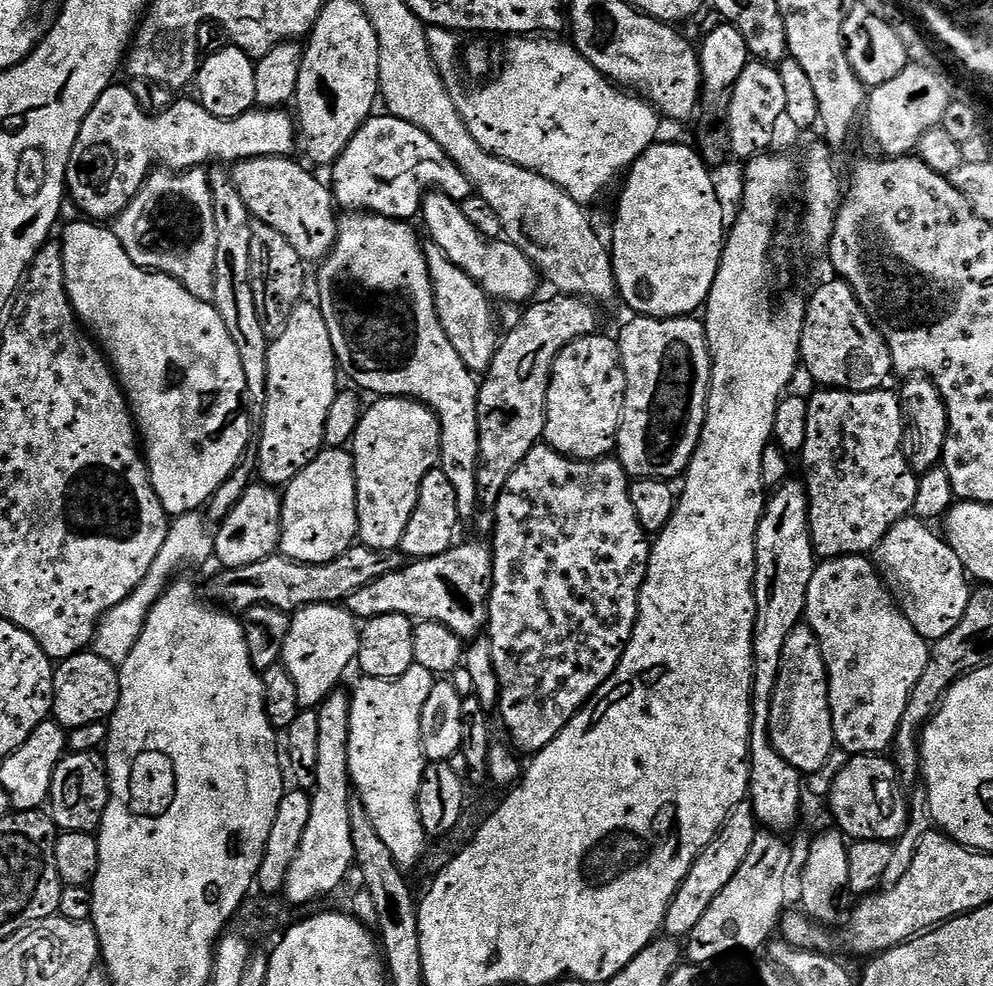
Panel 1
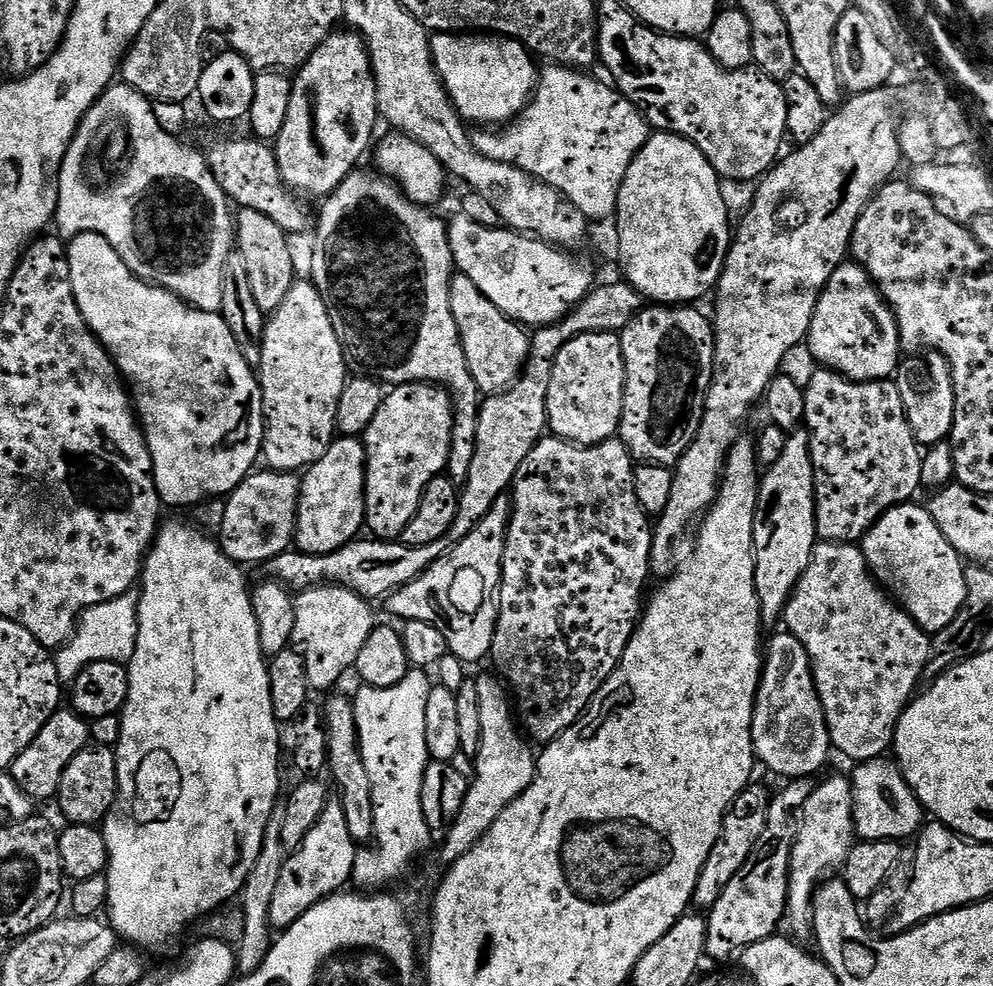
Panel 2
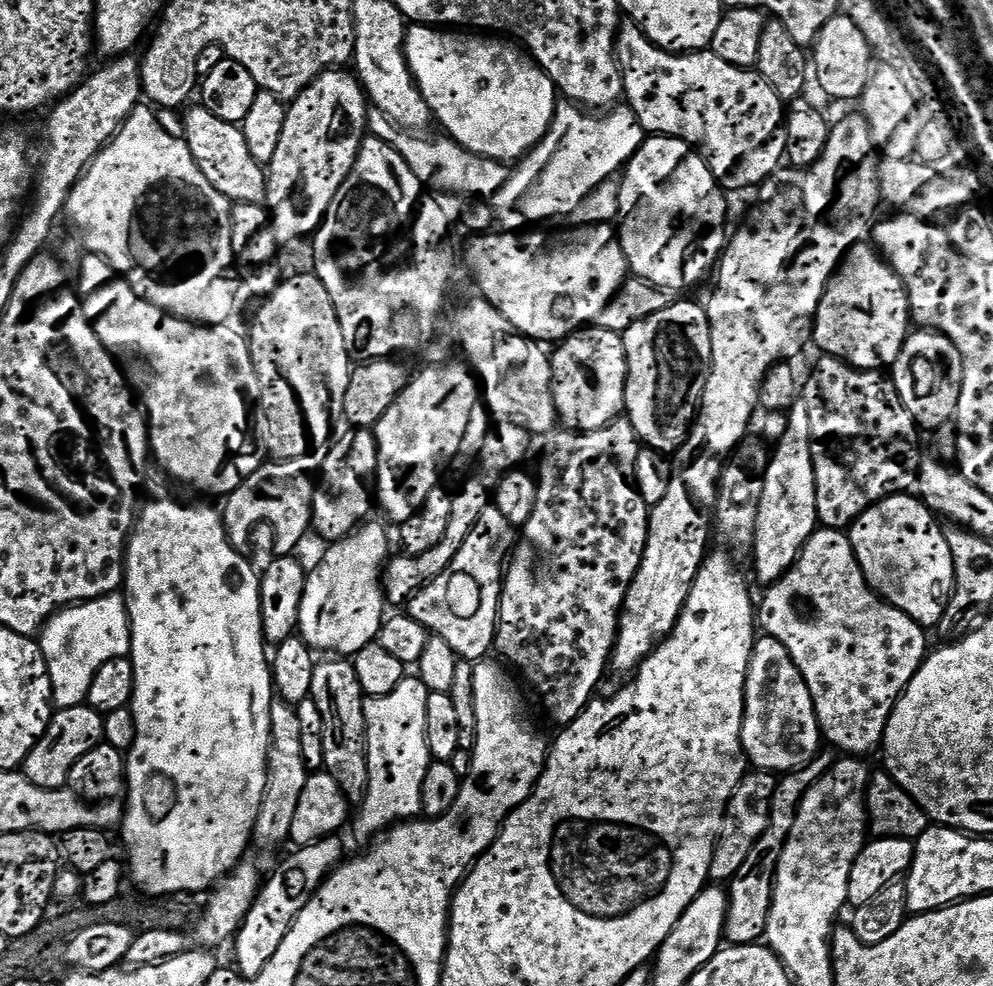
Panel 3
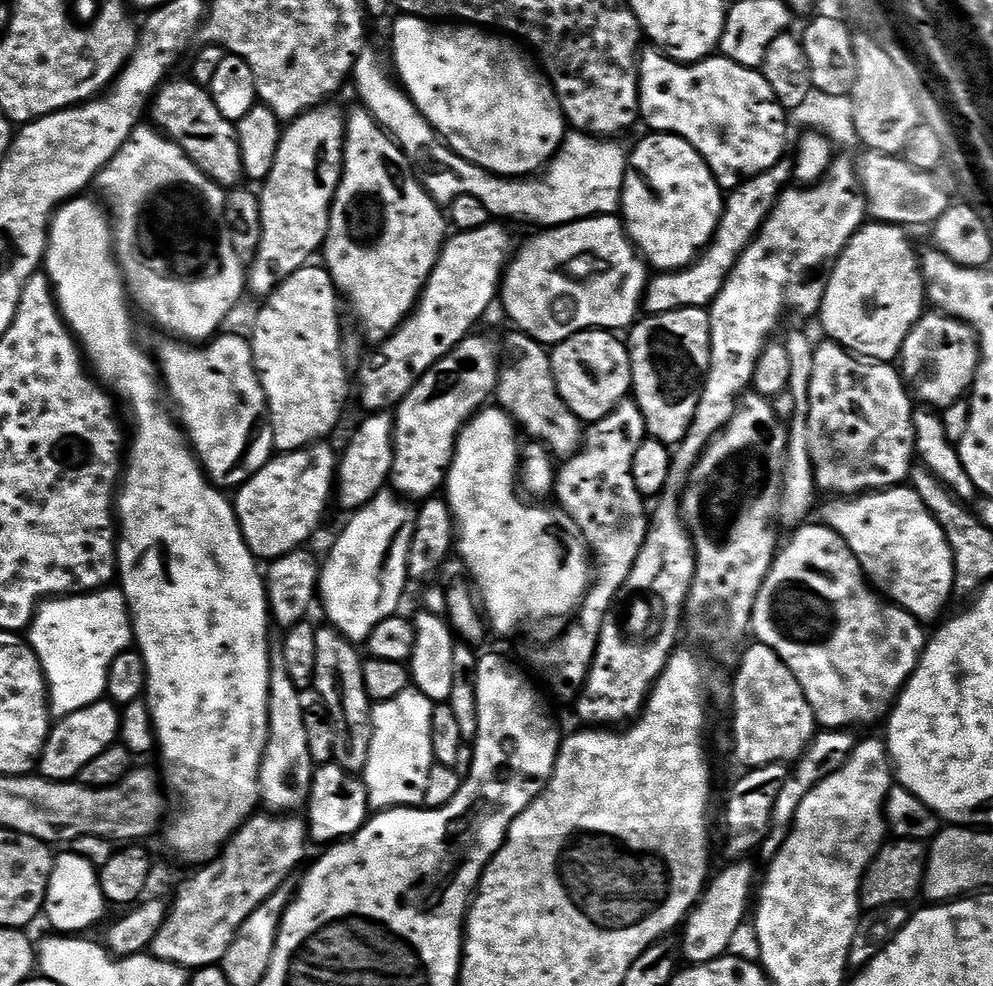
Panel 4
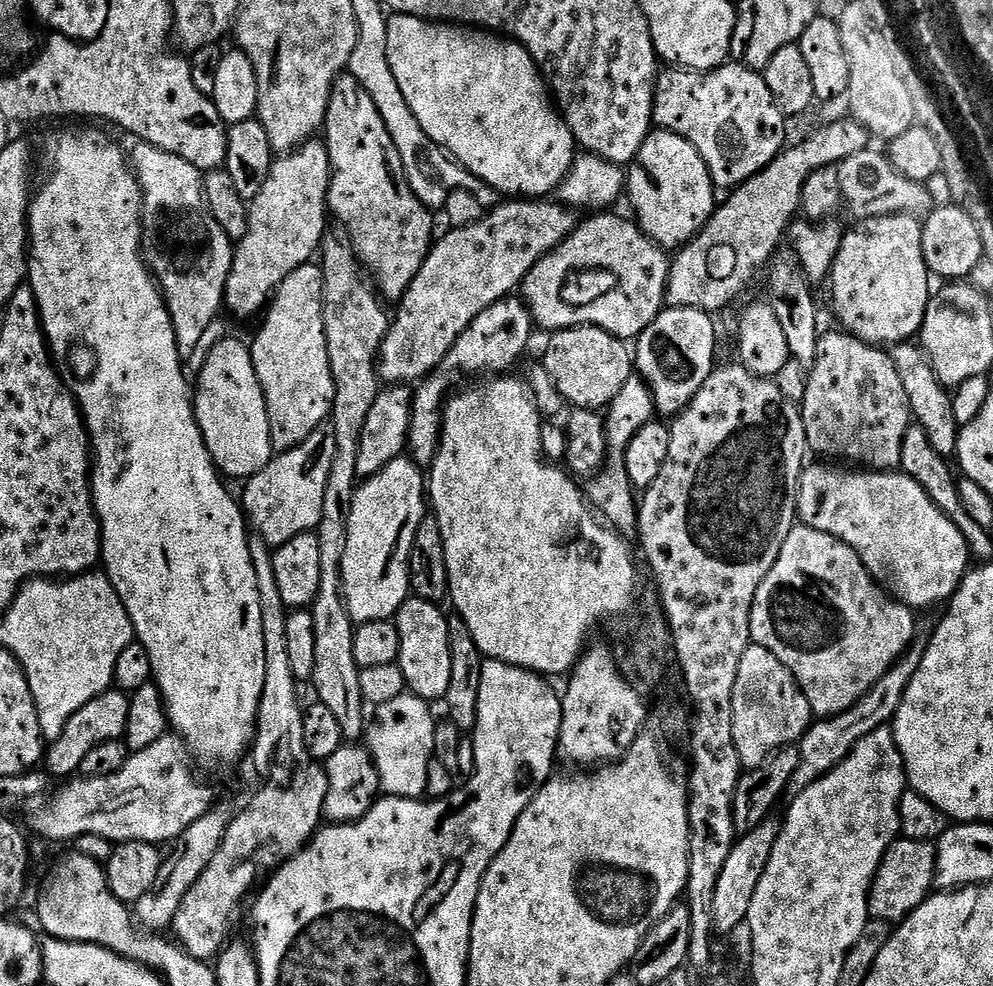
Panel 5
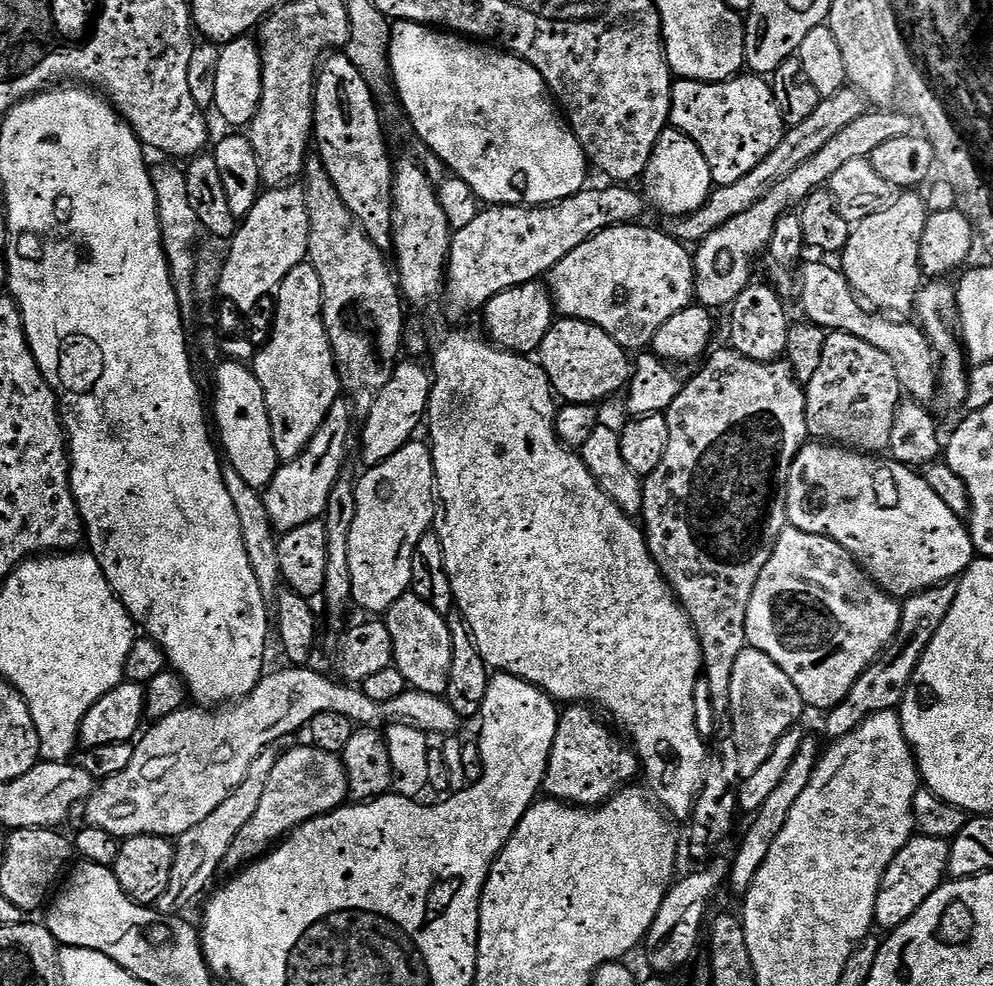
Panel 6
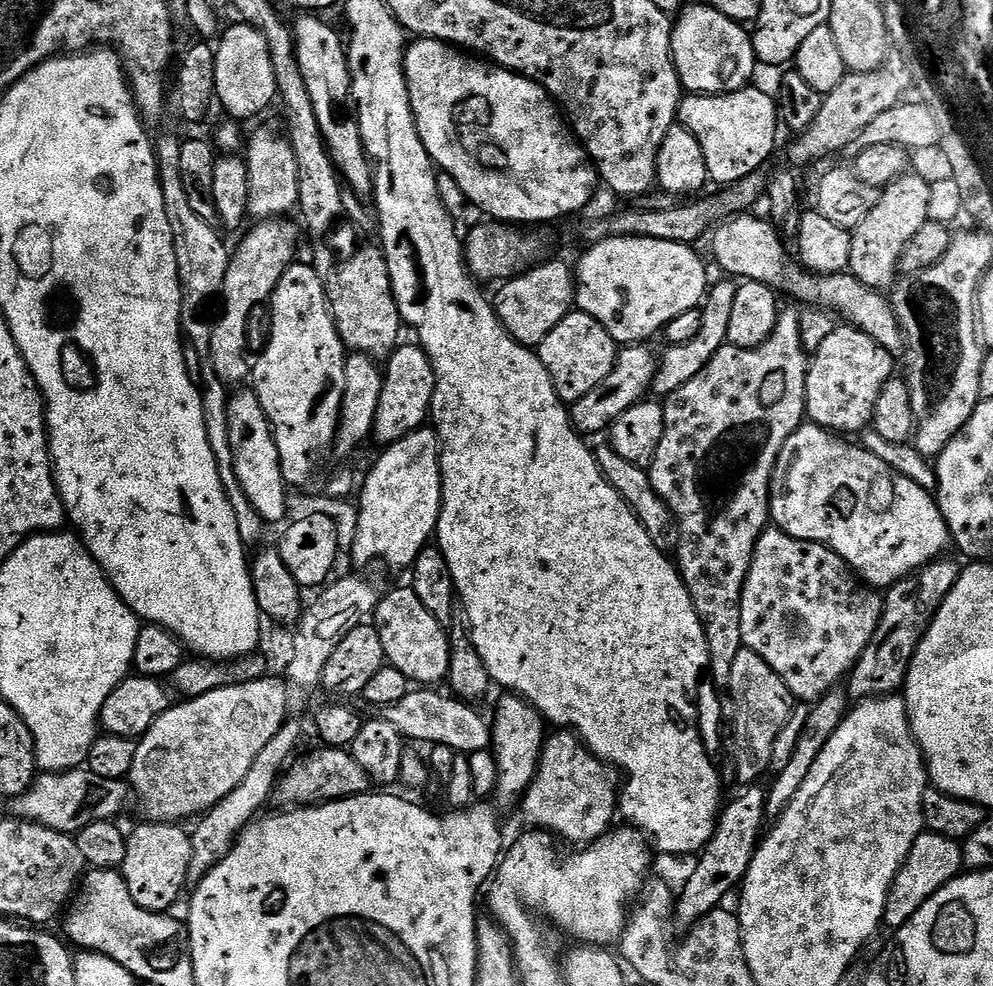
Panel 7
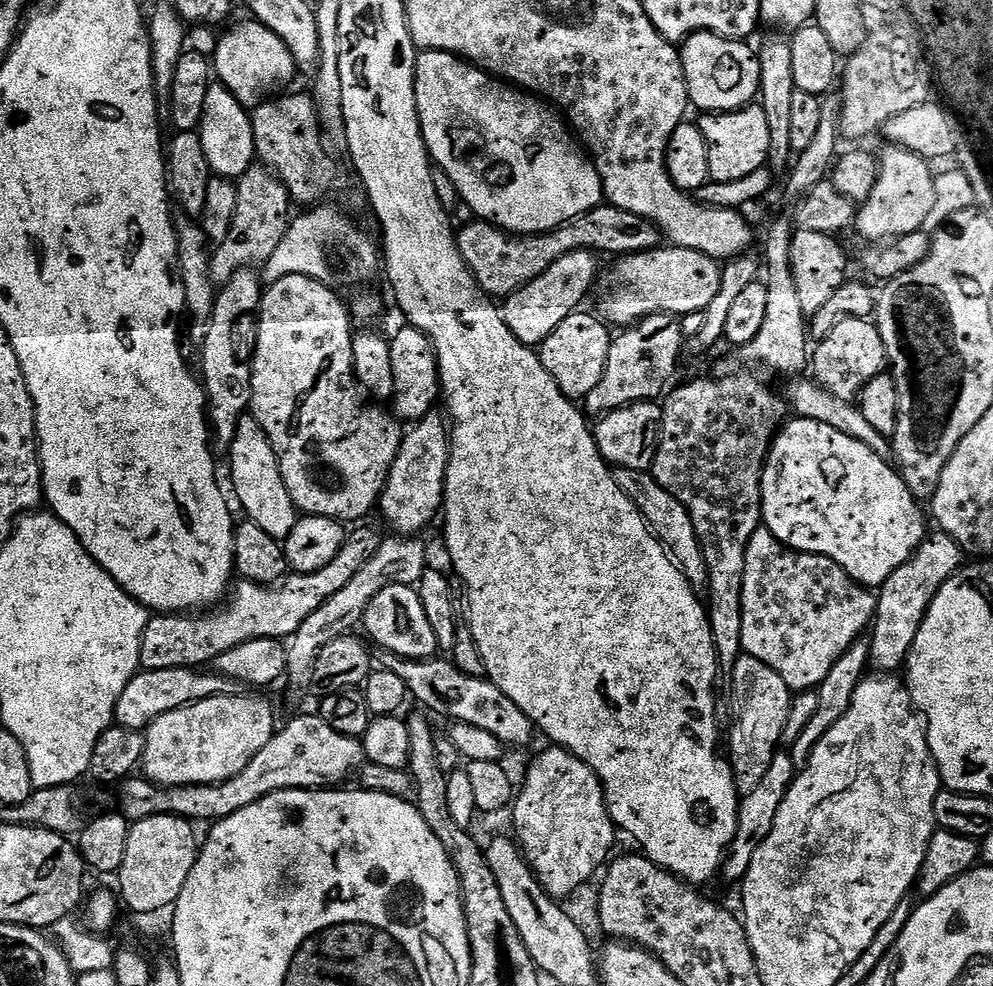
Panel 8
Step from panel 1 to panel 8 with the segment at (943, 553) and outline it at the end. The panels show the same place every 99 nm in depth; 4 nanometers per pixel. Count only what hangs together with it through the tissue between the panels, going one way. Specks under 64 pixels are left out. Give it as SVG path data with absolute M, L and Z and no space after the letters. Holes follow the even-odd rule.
M803 418L789 419L777 431L772 448L768 451L768 460L764 464L764 473L760 483L760 510L763 527L769 528L774 534L774 538L782 541L787 548L793 548L796 552L809 552L830 558L834 562L838 562L838 566L842 566L842 570L846 570L846 574L850 574L850 578L854 578L869 590L876 590L886 582L886 578L890 578L890 574L894 574L894 570L898 570L898 566L902 566L902 562L909 560L916 547L924 541L926 512L925 509L923 512L920 508L923 508L921 501L917 500L912 491L908 489L903 475L889 461L878 458L878 454L874 454L874 450L870 450L870 446L858 442L858 438L849 438L847 434L842 434L842 430L834 430L834 426L826 426L817 420Z

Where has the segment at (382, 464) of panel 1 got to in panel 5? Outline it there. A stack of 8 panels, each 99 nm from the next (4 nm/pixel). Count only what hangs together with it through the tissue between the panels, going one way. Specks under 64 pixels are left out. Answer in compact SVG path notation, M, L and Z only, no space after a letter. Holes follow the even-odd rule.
M505 298L497 301L496 304L490 305L488 309L482 310L480 314L469 326L465 332L454 342L453 348L446 354L445 358L435 371L429 373L424 379L419 381L412 397L412 417L410 418L410 430L408 431L407 451L411 459L415 460L421 466L431 465L436 458L436 451L440 449L440 421L442 419L442 409L453 391L452 384L456 384L463 378L464 372L468 376L476 376L479 372L492 372L488 374L508 374L513 371L512 367L520 360L520 355L528 348L528 343L532 340L532 328L534 321L528 306L523 299Z

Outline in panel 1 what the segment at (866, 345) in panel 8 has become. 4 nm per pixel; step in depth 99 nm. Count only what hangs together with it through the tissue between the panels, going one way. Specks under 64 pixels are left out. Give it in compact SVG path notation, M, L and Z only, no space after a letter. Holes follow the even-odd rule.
M821 387L820 392L807 397L808 409L806 410L806 442L802 459L804 459L803 483L806 485L808 496L808 526L812 536L812 548L815 555L820 558L834 556L863 556L875 553L878 542L886 536L890 526L894 526L905 516L912 512L914 498L918 498L918 476L908 465L904 456L904 412L900 408L900 398L895 391L888 392L887 387L875 388L869 392L846 392L842 388Z

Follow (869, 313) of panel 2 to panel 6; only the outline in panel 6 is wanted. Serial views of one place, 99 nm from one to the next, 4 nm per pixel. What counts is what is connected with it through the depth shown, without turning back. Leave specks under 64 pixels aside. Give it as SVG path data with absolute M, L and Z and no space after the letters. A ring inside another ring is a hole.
M908 190L882 210L870 214L848 233L842 253L842 271L861 301L884 314L908 314L913 311L916 294L922 287L920 243L930 208L915 191Z

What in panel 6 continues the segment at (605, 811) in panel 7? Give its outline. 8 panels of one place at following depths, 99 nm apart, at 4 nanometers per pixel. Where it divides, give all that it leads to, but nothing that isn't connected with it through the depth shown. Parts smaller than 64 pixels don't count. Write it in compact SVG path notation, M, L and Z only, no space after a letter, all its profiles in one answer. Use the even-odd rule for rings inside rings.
M568 704L565 709L560 712L558 730L554 734L554 746L550 750L543 791L551 799L563 800L565 804L595 808L606 803L610 797L615 796L617 792L635 781L632 779L638 776L642 768L640 757L607 723L604 725L599 720L601 717L591 707L583 704Z

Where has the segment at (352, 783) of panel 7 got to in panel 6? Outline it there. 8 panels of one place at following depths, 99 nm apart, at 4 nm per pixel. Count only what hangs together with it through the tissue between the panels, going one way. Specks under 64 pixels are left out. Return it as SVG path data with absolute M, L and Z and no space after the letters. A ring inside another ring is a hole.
M304 742L301 748L281 751L277 765L266 782L266 790L259 799L258 810L251 815L250 822L246 822L230 844L223 867L239 870L252 861L259 860L261 856L267 856L295 828L333 812L348 799L344 761L337 753L327 752L308 742Z

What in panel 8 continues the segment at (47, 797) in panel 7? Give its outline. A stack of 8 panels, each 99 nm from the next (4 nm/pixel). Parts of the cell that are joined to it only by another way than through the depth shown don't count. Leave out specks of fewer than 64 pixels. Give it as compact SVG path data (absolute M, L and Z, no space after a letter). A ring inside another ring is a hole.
M319 714L312 716L296 716L288 725L272 733L270 742L250 758L246 770L242 770L234 778L223 780L217 784L191 784L190 786L162 786L147 778L129 778L119 785L120 804L119 811L129 822L145 820L151 816L177 816L183 820L199 822L208 820L215 822L230 818L238 810L258 802L262 797L269 796L272 792L281 792L291 788L307 788L309 790L324 790L329 786L340 786L345 774L359 771L366 764L363 743L357 737L338 734L334 726L326 726L326 722Z

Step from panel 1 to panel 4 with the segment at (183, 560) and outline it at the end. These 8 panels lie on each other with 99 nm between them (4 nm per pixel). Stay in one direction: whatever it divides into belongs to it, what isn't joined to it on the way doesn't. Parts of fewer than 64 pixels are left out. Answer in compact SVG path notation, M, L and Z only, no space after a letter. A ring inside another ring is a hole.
M116 586L97 588L95 592L81 592L71 596L48 598L37 607L26 628L26 639L34 650L48 683L48 710L53 717L69 716L94 702L105 699L108 691L108 671L119 652L133 647L132 616L124 593Z

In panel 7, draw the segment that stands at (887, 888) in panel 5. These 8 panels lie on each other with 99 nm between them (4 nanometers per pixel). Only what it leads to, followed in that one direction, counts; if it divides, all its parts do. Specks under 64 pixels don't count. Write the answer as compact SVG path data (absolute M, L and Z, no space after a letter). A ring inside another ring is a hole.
M927 830L921 832L914 846L910 846L910 854L906 854L902 862L902 870L898 870L890 886L890 894L884 911L884 924L887 927L890 926L889 929L895 930L906 922L910 922L914 914L918 914L920 907L931 896L938 894L942 886L946 886L951 880L961 875L964 867L964 849L961 841L951 840L942 834L934 834Z

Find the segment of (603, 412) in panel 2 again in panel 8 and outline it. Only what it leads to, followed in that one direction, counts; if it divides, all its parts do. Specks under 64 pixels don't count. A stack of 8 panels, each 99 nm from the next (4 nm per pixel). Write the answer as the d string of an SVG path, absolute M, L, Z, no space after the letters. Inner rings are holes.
M577 310L560 323L558 330L550 334L538 345L538 355L542 366L554 378L558 390L573 402L580 402L594 390L606 370L607 356L613 341L613 333L608 333L609 325L599 315L591 316L585 310Z

